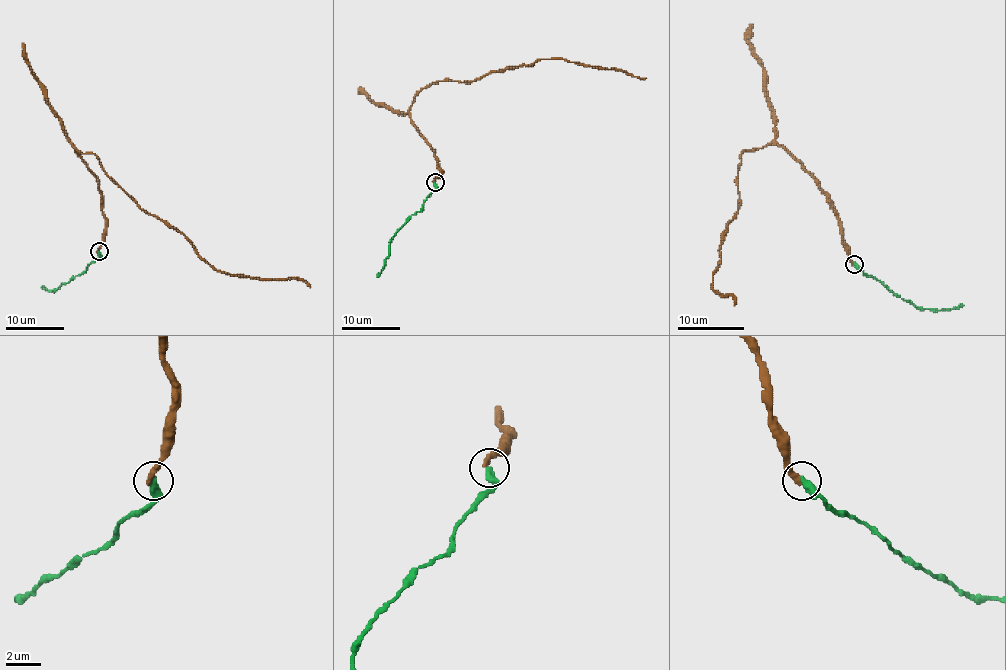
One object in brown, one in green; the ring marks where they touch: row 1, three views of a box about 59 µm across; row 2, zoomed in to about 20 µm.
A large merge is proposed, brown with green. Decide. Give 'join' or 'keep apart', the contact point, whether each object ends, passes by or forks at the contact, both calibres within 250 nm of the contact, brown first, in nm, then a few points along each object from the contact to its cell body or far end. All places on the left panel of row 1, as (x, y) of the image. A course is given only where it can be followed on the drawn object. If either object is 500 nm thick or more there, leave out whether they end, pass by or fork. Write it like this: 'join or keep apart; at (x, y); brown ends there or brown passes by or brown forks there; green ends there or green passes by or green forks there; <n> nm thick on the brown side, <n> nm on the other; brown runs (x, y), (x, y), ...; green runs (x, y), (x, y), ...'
join; at (99, 251); brown ends there; green ends there; 360 nm thick on the brown side, 400 nm on the other; brown runs (98, 251), (99, 180), (73, 148), (96, 156), (217, 270), (310, 287); green runs (99, 251), (99, 257), (57, 290), (41, 287)

